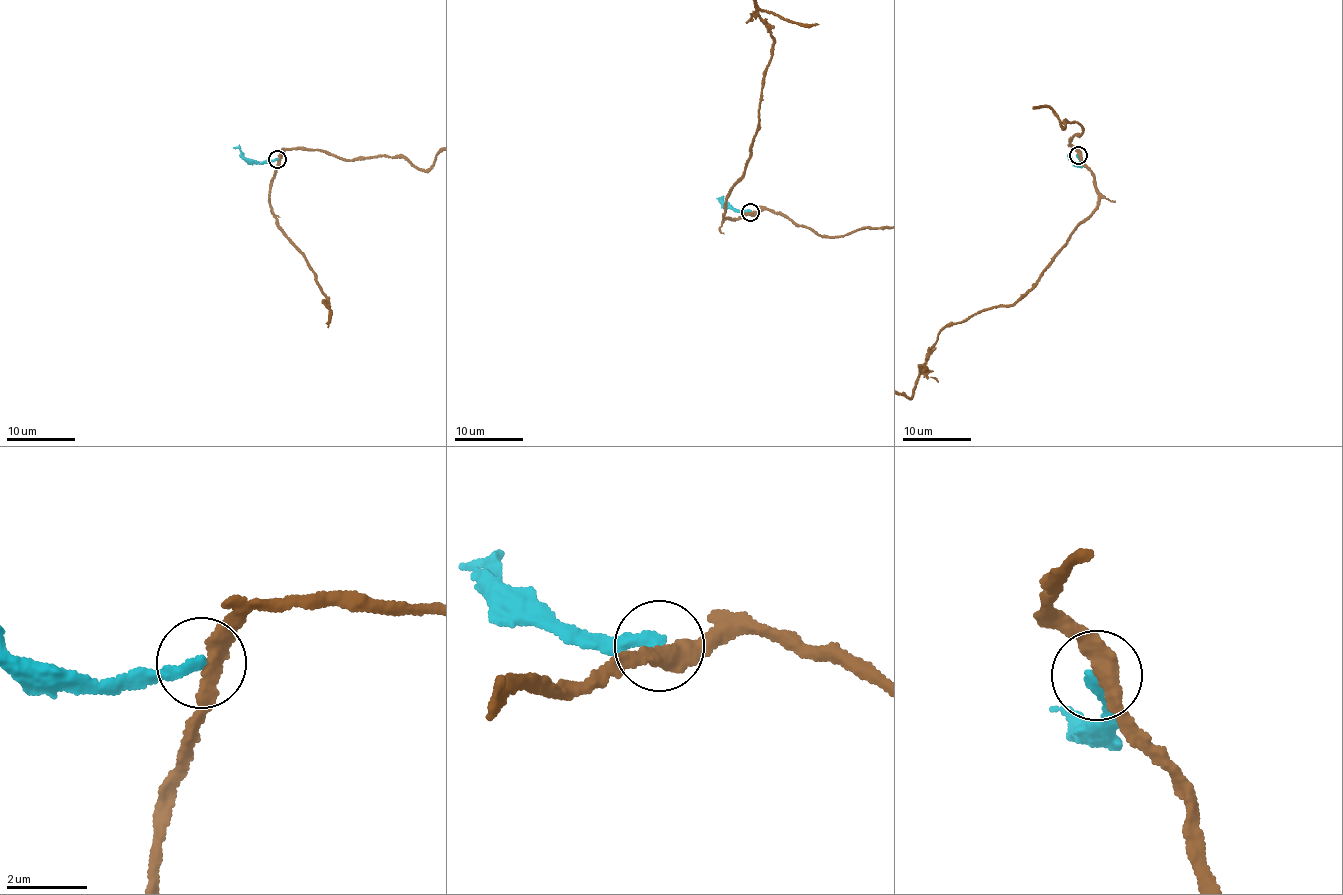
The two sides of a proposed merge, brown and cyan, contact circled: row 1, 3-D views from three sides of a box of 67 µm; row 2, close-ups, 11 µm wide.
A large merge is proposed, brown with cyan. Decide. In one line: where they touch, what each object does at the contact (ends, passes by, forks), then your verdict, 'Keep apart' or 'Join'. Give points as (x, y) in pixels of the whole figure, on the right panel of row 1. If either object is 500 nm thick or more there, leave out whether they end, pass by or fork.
Place: (1078, 155). At the ring brown passes by. At the ring cyan ends. Keep apart

